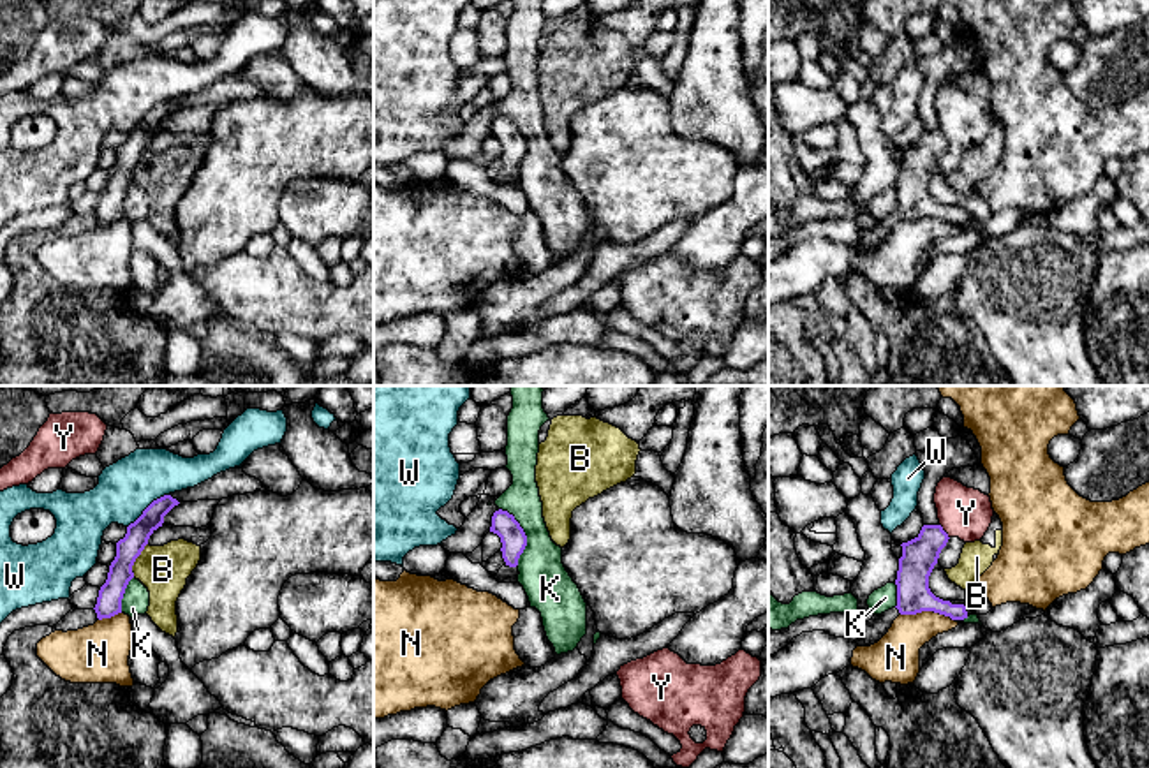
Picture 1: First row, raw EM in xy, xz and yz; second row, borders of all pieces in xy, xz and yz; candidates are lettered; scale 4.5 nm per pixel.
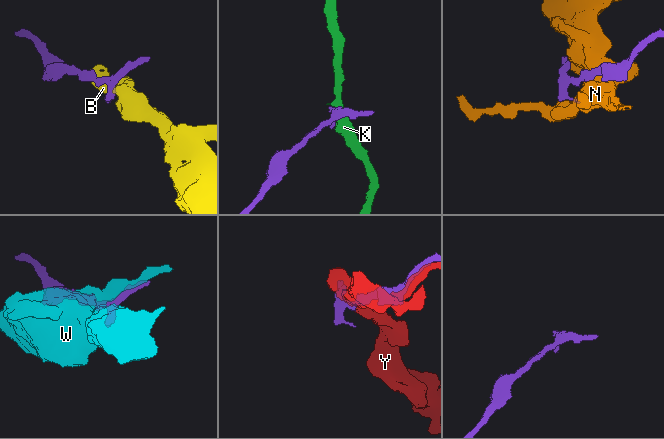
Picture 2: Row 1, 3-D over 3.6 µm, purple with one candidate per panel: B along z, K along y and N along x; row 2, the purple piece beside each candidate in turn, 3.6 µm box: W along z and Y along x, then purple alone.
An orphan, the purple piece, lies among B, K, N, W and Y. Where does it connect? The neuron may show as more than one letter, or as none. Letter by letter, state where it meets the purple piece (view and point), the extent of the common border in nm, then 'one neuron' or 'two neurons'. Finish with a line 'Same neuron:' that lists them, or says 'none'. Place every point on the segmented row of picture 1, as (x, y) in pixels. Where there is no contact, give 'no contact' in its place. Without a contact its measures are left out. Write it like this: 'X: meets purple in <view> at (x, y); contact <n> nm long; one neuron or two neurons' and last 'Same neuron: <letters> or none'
B: meets purple in xy at (134, 561); contact 170 nm long; two neurons
K: meets purple in xz at (524, 534); contact 280 nm long; two neurons
N: meets purple in yz at (927, 610); contact 260 nm long; two neurons
W: meets purple in xy at (147, 508); contact 240 nm long; two neurons
Y: meets purple in yz at (943, 531); contact 80 nm long; two neurons
Same neuron: none

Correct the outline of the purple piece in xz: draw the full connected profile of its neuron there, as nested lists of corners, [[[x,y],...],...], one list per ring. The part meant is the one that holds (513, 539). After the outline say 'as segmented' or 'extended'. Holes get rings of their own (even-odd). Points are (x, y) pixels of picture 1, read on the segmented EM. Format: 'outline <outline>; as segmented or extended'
outline [[[499,509],[492,516],[490,532],[500,537],[500,543],[502,543],[500,551],[502,551],[502,558],[506,565],[516,567],[518,558],[527,546],[527,535],[523,528],[520,527],[520,523],[515,520],[513,514]]]; as segmented

